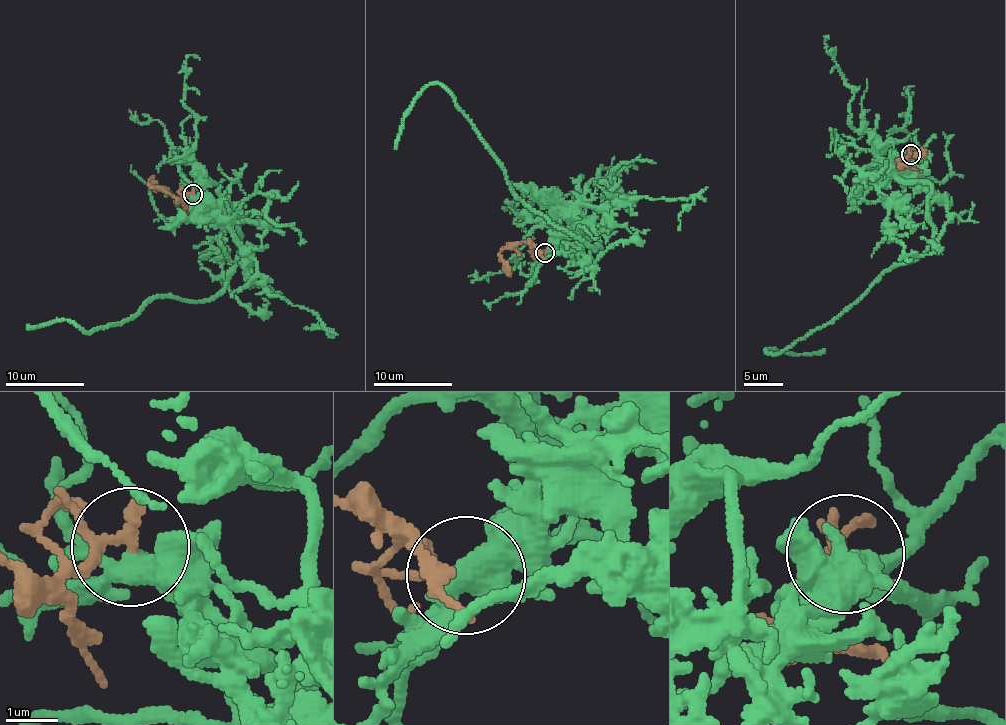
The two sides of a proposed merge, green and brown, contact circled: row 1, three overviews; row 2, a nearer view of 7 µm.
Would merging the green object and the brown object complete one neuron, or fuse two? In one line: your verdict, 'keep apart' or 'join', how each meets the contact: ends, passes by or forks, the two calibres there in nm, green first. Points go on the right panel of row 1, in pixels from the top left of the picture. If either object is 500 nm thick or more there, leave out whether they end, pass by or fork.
keep apart; green forks; brown passes by; calibres 380 and 190 nm

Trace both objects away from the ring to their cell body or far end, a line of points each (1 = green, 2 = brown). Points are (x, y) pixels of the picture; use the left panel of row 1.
1: (192, 195), (221, 225), (233, 266), (222, 290), (156, 295), (87, 332), (65, 320), (26, 325)
2: (192, 195), (174, 198), (148, 186), (152, 190), (157, 186)

